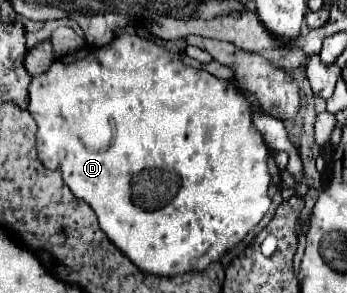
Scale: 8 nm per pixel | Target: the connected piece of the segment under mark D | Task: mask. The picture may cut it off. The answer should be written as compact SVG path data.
M123 34L111 44L97 50L77 50L71 56L57 58L51 68L31 80L29 86L29 114L33 114L39 132L37 132L37 152L45 168L59 170L63 182L73 190L73 194L85 200L97 214L101 230L113 238L113 244L141 270L155 276L177 276L185 272L201 272L211 262L217 262L235 248L249 230L253 230L271 206L273 194L281 186L281 172L275 160L269 156L267 146L253 123L253 114L245 96L235 88L233 80L219 80L205 70L185 66L175 54L163 50L161 46L143 40L135 34Z

